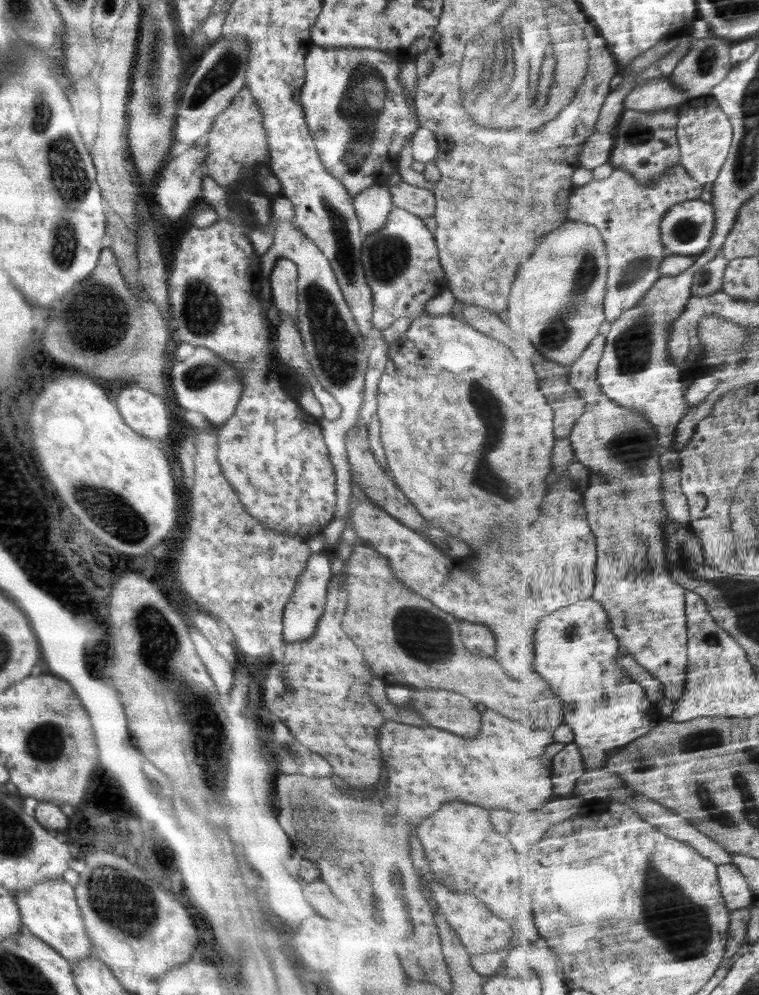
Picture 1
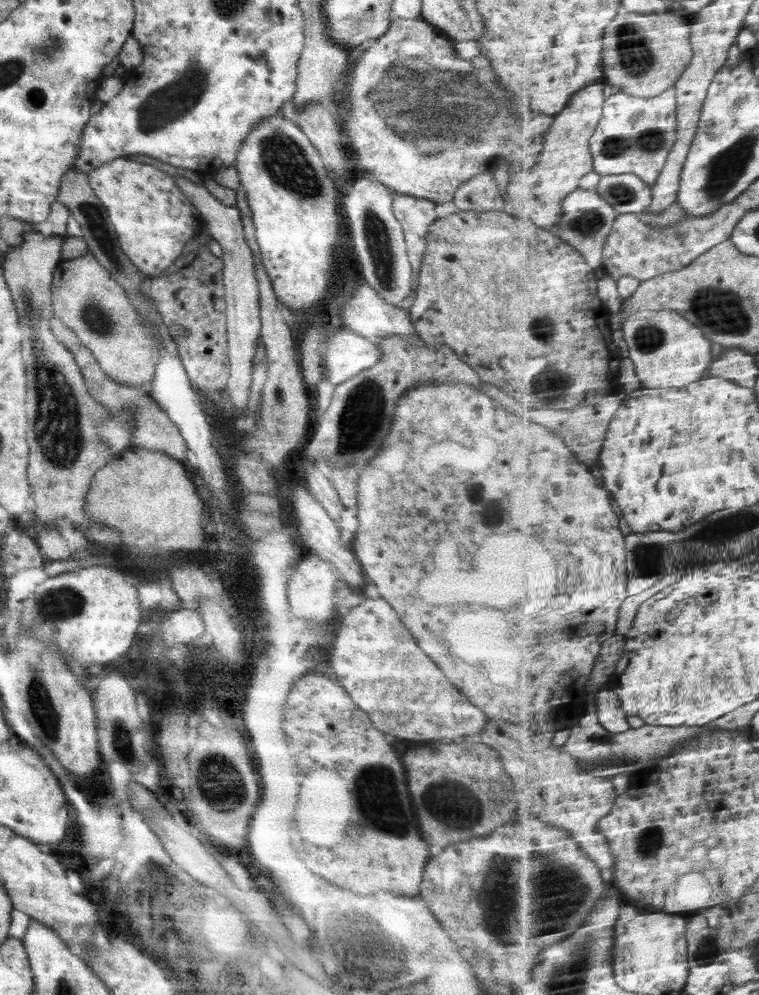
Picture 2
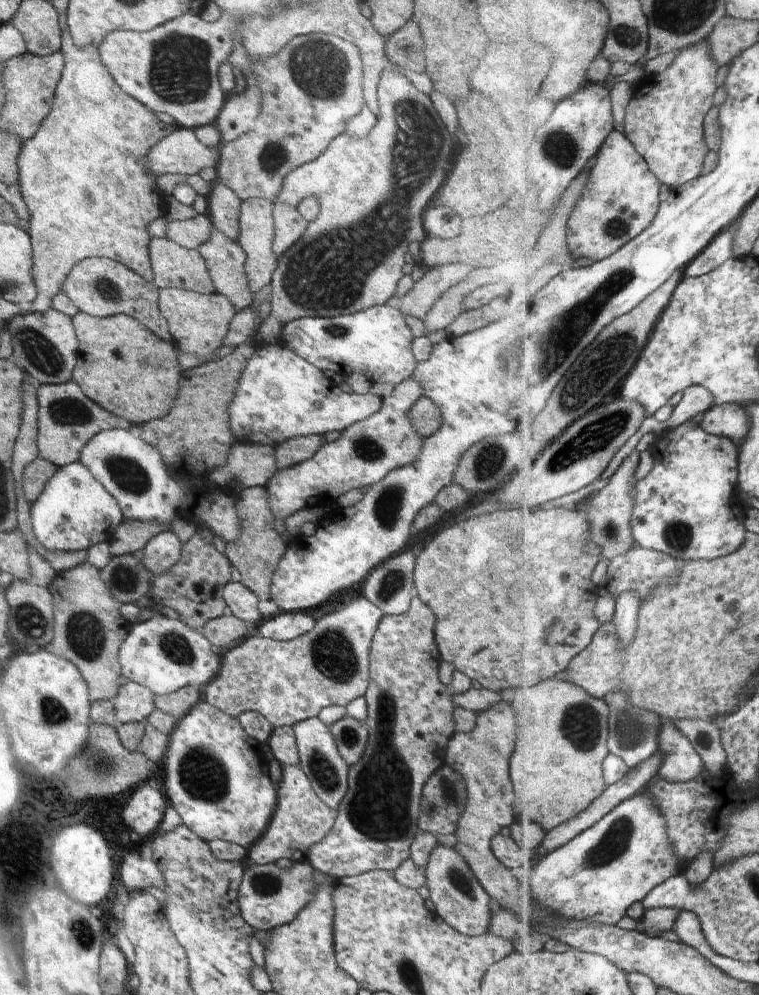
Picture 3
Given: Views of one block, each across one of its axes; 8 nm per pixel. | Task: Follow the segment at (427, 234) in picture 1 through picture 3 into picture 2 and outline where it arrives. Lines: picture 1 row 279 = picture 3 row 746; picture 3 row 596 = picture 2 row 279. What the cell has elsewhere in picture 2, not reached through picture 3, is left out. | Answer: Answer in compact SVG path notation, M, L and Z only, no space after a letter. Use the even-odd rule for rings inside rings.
M397 195L393 197L393 212L394 216L399 220L402 225L403 233L405 236L405 243L407 244L407 255L411 262L411 269L413 272L413 280L416 283L413 284L413 290L407 298L407 304L404 306L407 311L407 306L411 306L415 294L417 291L417 285L419 280L419 272L421 271L423 254L426 250L426 233L428 232L429 226L437 219L435 215L435 204L430 200L422 200L415 196L408 195Z

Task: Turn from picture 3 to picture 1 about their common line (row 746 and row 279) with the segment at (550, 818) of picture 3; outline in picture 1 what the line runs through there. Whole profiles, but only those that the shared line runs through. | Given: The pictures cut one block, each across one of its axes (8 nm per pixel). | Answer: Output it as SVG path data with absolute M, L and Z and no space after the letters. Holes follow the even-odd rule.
M567 222L543 240L540 248L533 254L532 260L521 260L517 266L504 321L525 340L532 338L536 348L546 358L571 367L582 358L593 340L607 328L605 302L609 291L610 267L609 248L601 230L587 222Z

